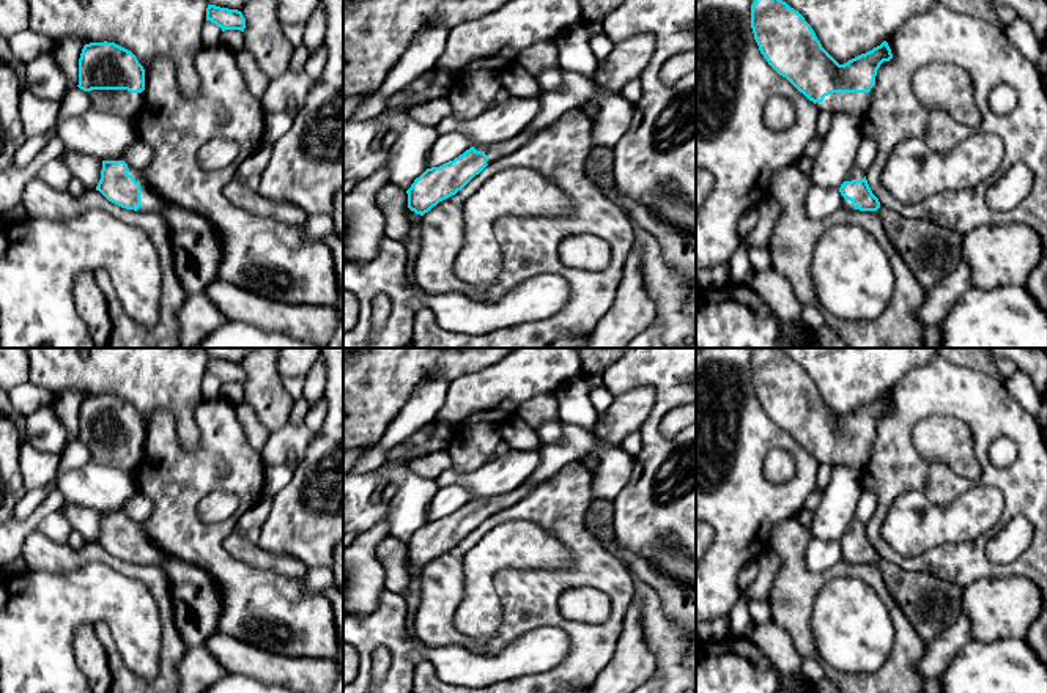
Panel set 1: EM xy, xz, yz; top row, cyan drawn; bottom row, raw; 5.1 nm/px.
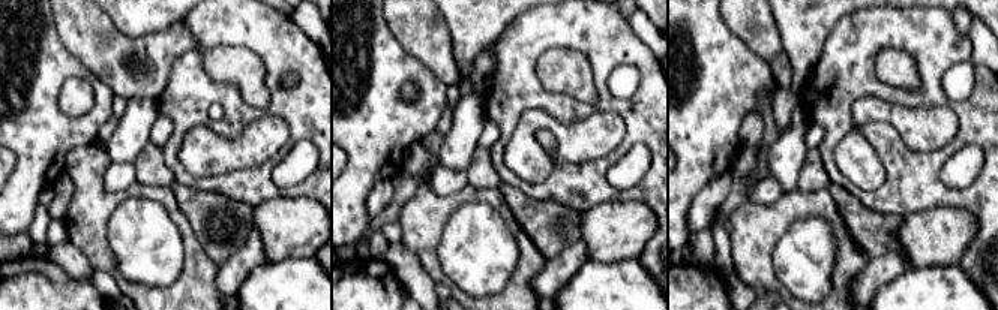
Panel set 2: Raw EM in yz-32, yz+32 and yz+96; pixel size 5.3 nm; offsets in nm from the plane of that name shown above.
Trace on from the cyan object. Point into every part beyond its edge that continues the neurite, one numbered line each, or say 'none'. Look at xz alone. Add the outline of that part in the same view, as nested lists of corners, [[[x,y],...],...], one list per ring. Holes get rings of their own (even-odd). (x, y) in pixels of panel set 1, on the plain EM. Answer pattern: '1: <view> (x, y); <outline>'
1: xz (499, 503); [[[523,484],[516,490],[505,493],[504,496],[487,498],[487,499],[474,499],[477,504],[483,504],[487,507],[487,517],[493,517],[498,512],[513,506],[521,498],[527,496],[537,485]],[[537,484],[538,485],[538,484]]]

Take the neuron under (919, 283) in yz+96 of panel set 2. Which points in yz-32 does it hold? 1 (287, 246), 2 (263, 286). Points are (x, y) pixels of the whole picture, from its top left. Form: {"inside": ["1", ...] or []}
{"inside": ["2"]}

